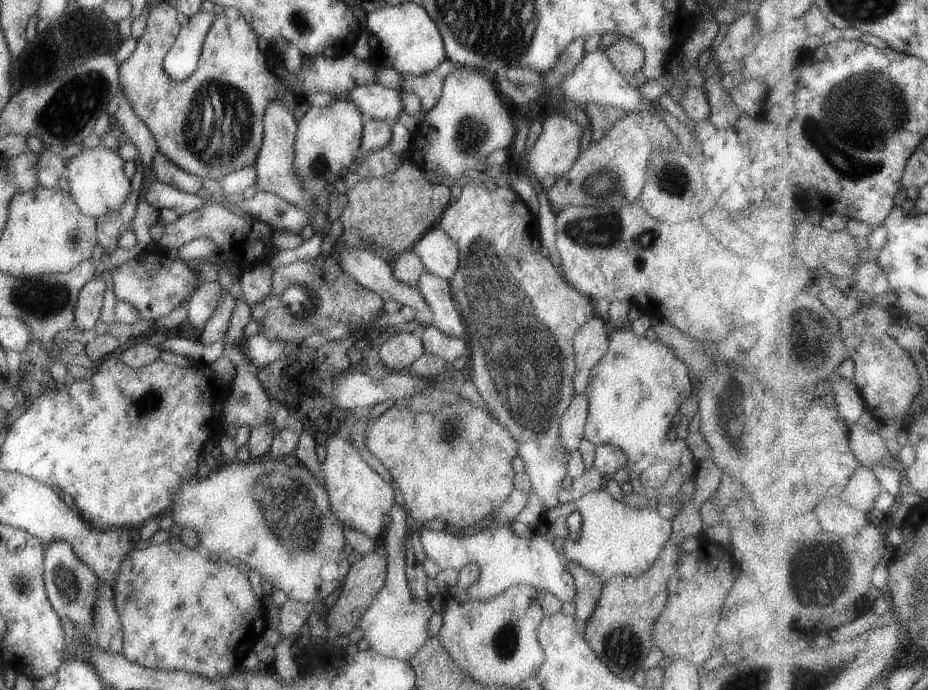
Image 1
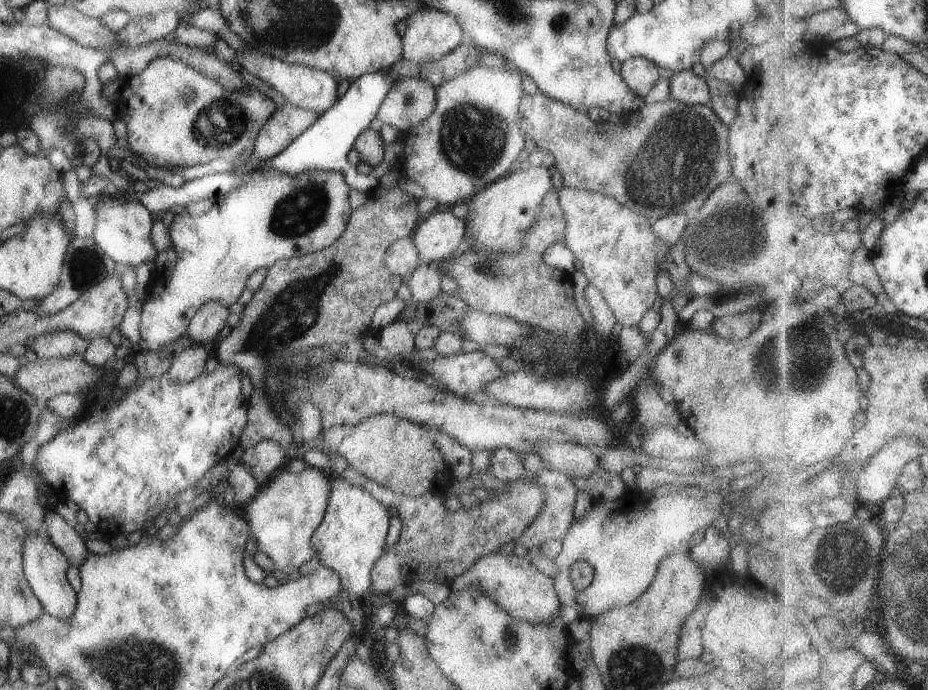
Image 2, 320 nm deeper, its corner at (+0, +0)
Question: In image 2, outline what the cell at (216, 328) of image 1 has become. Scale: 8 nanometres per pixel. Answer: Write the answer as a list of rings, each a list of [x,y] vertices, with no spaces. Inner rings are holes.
[[[191,344],[178,355],[174,355],[166,370],[167,376],[178,383],[188,383],[204,371],[207,350],[199,344]]]

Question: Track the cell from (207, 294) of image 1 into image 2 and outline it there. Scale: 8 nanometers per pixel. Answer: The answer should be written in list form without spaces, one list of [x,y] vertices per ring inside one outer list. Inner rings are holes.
[[[209,301],[202,304],[188,322],[185,334],[192,344],[213,342],[219,331],[226,325],[225,319],[229,316],[228,308],[218,302]]]

